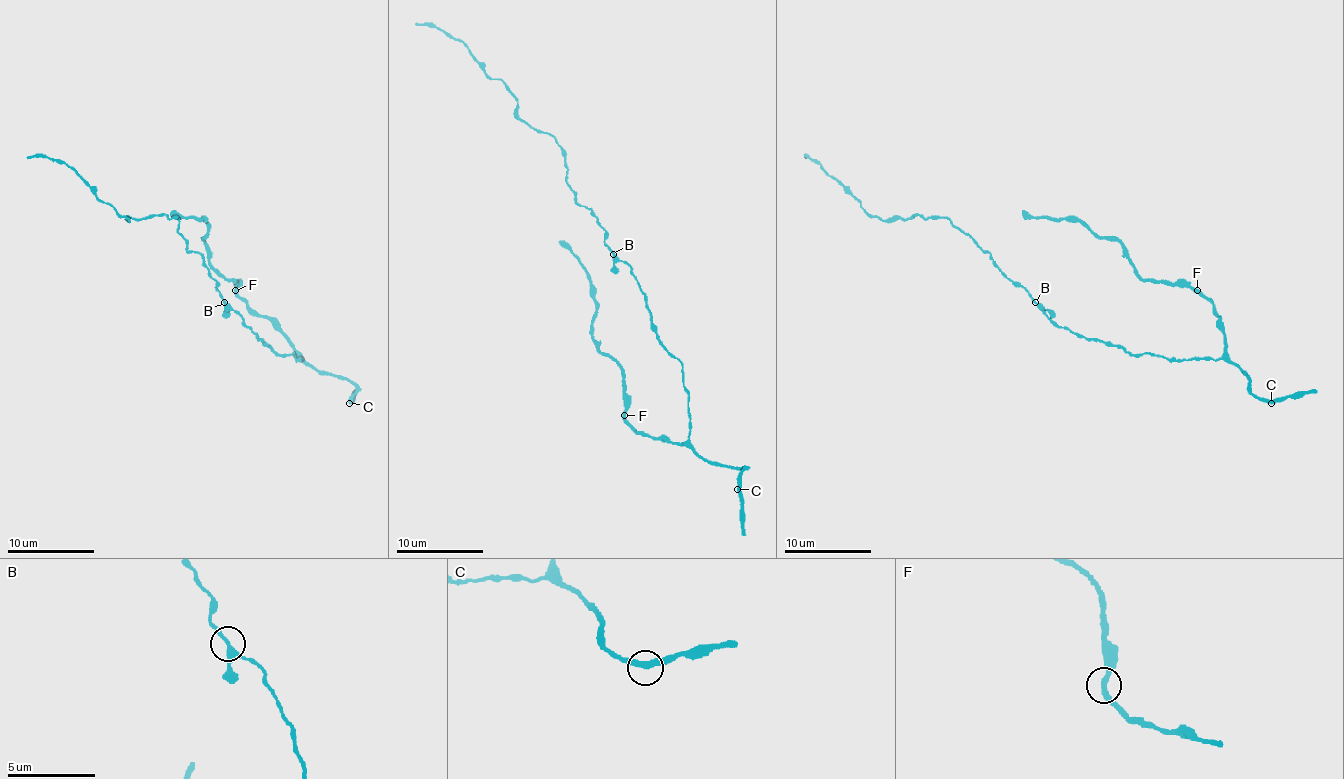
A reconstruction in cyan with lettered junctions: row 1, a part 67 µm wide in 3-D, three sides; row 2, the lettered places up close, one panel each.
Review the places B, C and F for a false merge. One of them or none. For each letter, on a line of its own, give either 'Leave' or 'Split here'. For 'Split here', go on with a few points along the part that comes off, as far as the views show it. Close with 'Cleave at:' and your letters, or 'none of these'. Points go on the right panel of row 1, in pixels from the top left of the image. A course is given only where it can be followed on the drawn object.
B: Leave
C: Leave
F: Leave
Cleave at: none of these

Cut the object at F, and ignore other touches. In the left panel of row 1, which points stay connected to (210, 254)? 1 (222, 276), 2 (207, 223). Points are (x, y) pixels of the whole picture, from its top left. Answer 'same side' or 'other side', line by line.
1: same side
2: same side

